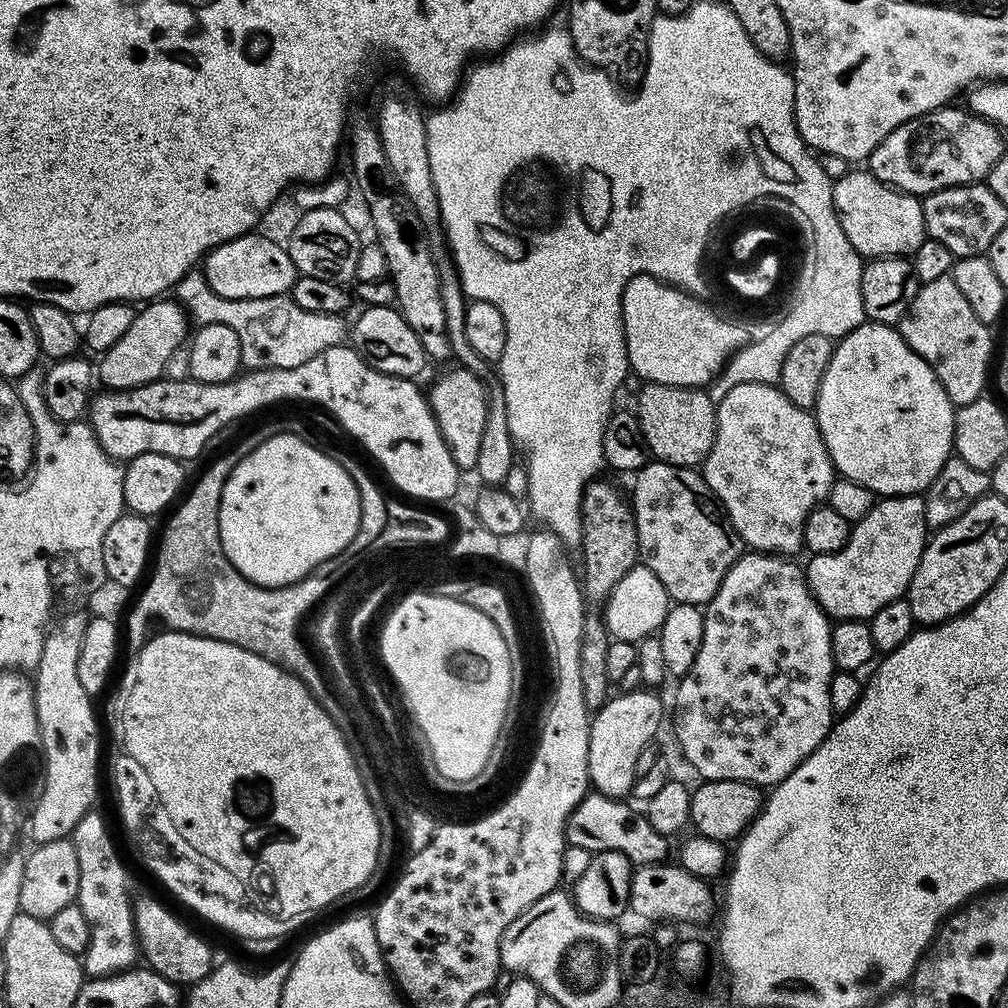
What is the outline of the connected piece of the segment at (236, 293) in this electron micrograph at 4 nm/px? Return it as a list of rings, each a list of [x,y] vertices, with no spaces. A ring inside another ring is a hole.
[[[249,234],[212,249],[202,261],[202,271],[210,290],[222,298],[270,298],[286,296],[296,285],[298,273],[287,247],[268,236]]]

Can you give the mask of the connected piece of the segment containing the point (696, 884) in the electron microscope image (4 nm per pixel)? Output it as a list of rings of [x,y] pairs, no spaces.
[[[665,862],[662,864],[642,864],[639,865],[632,873],[632,881],[630,882],[630,894],[629,894],[629,902],[628,908],[630,912],[633,912],[636,916],[641,916],[644,920],[654,920],[653,922],[678,922],[674,920],[681,920],[684,924],[704,924],[707,922],[708,919],[713,919],[714,913],[717,911],[718,908],[718,900],[712,897],[712,892],[710,889],[709,881],[707,880],[699,880],[697,876],[694,874],[690,874],[686,871],[686,869],[680,867],[679,863],[676,862]]]

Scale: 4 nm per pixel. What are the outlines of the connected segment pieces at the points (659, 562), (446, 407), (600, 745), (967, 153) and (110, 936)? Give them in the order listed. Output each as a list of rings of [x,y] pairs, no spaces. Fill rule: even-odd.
[[[650,462],[635,473],[633,480],[636,481],[632,484],[632,492],[630,491],[630,503],[638,530],[639,563],[648,568],[654,578],[658,578],[658,582],[662,582],[669,601],[707,606],[714,594],[718,594],[718,586],[722,586],[722,578],[726,578],[730,566],[734,566],[734,562],[738,562],[738,558],[744,555],[744,541],[732,529],[732,523],[725,516],[720,501],[696,468]]]
[[[456,366],[453,372],[444,372],[427,389],[428,405],[432,407],[434,418],[440,427],[442,438],[454,458],[457,468],[475,469],[478,462],[478,450],[482,450],[482,432],[486,430],[488,417],[488,393],[480,381],[481,377],[469,368]]]
[[[621,691],[595,709],[591,717],[588,778],[591,787],[603,796],[627,797],[636,784],[634,765],[638,754],[642,754],[642,746],[657,739],[656,731],[664,720],[664,704],[652,692],[655,691]]]
[[[956,107],[935,108],[886,134],[868,156],[867,171],[888,187],[921,198],[938,190],[987,181],[990,166],[1006,150],[1005,137],[995,124]]]
[[[99,811],[88,812],[74,826],[70,837],[74,846],[74,854],[78,854],[78,894],[76,903],[79,904],[82,914],[86,914],[88,923],[88,948],[82,954],[85,977],[112,976],[115,972],[127,972],[138,960],[138,941],[136,939],[136,919],[132,917],[134,907],[133,897],[128,897],[128,872],[112,845],[112,836],[104,825]]]

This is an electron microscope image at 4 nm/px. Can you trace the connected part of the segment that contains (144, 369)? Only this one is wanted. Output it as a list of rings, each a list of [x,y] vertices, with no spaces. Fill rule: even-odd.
[[[157,298],[145,303],[137,311],[134,322],[130,322],[130,330],[126,330],[126,334],[122,334],[122,338],[118,338],[118,342],[114,342],[114,346],[110,346],[110,350],[99,357],[99,383],[101,380],[105,389],[121,392],[161,379],[170,354],[174,354],[174,350],[181,348],[189,339],[188,324],[190,325],[188,313],[175,299]]]

